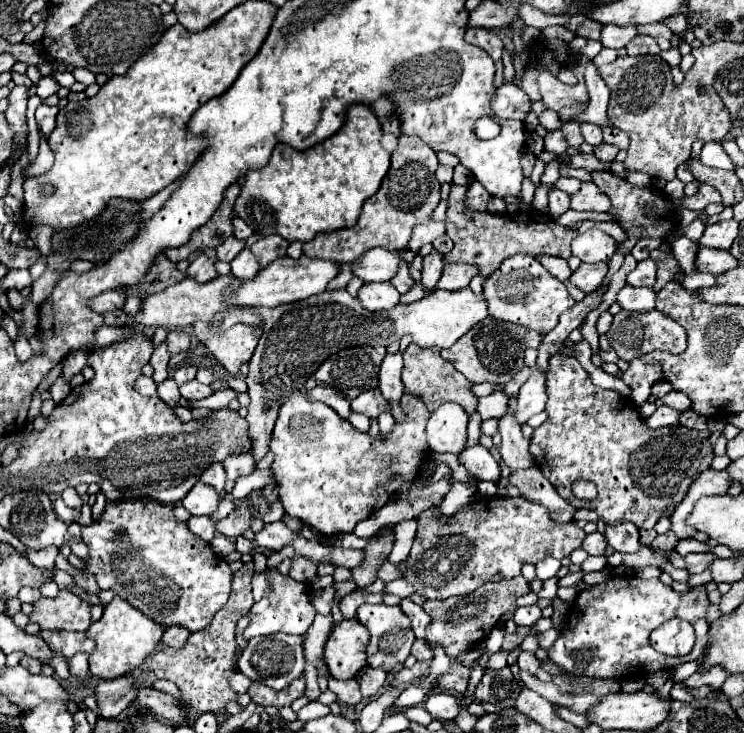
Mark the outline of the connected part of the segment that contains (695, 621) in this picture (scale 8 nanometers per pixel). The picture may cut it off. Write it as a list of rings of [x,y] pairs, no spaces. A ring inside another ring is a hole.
[[[616,575],[608,579],[606,583],[586,587],[570,613],[570,619],[566,627],[562,629],[562,635],[558,641],[548,649],[550,659],[562,667],[564,671],[572,675],[586,675],[594,679],[628,679],[628,677],[646,677],[652,671],[668,671],[680,663],[686,661],[698,661],[704,653],[704,645],[708,639],[708,623],[706,623],[706,611],[708,611],[708,597],[704,591],[686,591],[686,593],[676,593],[672,587],[664,585],[660,579],[638,579],[634,575]],[[672,617],[682,617],[692,623],[696,629],[696,643],[694,649],[684,655],[684,657],[668,657],[652,649],[650,645],[650,633],[656,625],[672,619]]]

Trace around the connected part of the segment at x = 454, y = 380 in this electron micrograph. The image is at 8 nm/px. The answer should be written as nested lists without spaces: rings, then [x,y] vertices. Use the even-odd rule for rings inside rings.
[[[410,343],[402,355],[404,355],[404,387],[406,387],[406,393],[420,395],[430,411],[438,409],[446,401],[454,401],[454,403],[462,405],[462,409],[468,415],[476,411],[478,399],[472,393],[472,383],[460,371],[456,371],[446,359],[442,359],[440,349],[420,349],[418,345]]]

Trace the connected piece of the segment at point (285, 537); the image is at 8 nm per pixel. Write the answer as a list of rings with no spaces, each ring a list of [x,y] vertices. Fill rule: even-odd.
[[[272,523],[272,525],[264,525],[264,529],[260,533],[254,535],[254,543],[272,551],[280,551],[292,537],[292,531],[282,523]]]

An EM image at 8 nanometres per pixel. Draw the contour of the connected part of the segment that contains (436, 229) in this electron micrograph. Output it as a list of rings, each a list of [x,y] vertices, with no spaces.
[[[428,221],[428,223],[424,223],[424,225],[416,225],[414,229],[412,229],[412,239],[410,239],[410,243],[408,243],[408,249],[410,251],[414,251],[414,253],[418,253],[418,249],[422,247],[422,245],[426,245],[426,243],[432,243],[436,237],[440,237],[440,235],[444,235],[444,223],[442,221]]]

